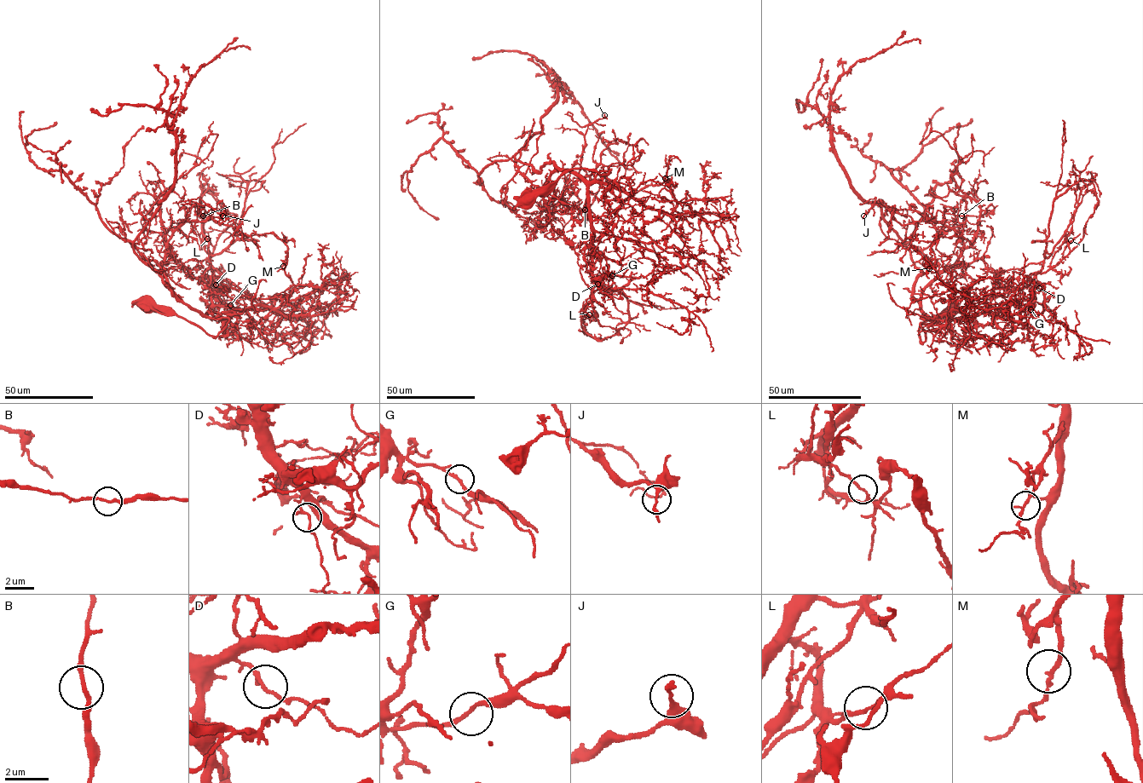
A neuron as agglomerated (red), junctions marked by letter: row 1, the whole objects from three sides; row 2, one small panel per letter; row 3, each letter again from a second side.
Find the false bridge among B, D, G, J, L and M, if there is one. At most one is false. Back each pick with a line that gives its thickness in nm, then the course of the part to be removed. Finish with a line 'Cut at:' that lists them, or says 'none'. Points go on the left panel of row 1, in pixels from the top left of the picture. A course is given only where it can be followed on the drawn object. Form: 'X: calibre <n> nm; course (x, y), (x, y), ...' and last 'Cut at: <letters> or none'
L: calibre 170 nm; course (207, 238), (199, 235), (215, 255), (237, 238), (247, 193), (270, 168), (274, 146), (306, 123)
Cut at: L

